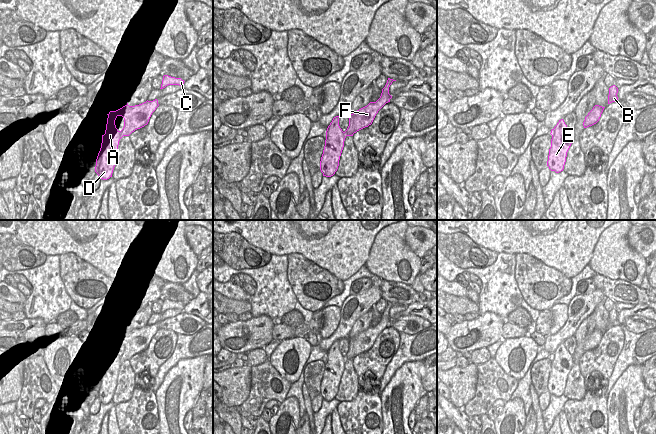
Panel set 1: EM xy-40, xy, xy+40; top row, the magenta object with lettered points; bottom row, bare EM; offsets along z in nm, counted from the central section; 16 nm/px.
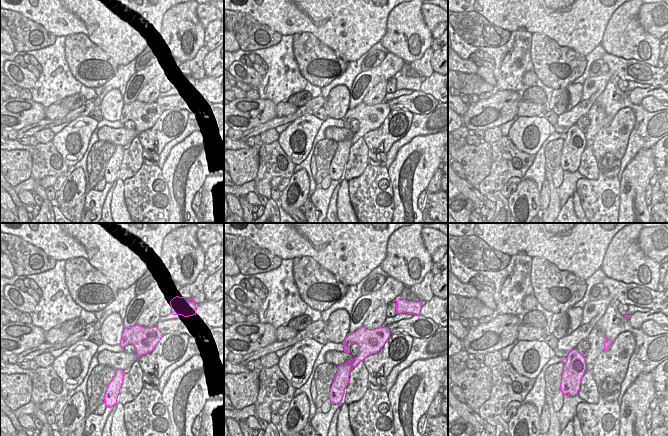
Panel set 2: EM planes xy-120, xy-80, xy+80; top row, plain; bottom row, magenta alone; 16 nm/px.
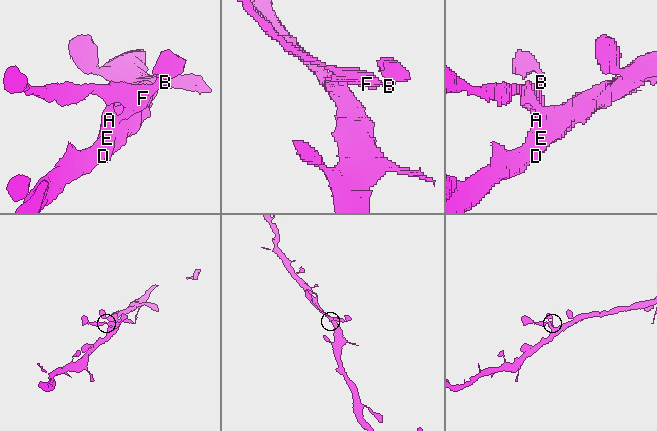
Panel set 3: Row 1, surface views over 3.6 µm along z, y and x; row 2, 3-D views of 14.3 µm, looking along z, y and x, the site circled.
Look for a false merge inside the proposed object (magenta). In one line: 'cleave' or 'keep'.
keep

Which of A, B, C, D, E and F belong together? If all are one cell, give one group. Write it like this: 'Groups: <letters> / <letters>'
Groups: A B C D E F

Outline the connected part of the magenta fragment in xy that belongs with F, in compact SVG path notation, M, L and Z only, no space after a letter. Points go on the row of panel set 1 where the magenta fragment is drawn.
M388 78L385 87L382 89L380 98L376 102L370 102L367 106L349 114L349 126L345 132L339 126L340 116L333 118L326 131L326 140L323 154L320 161L320 170L323 176L331 177L339 166L340 156L347 136L353 136L357 131L372 124L378 111L388 102L392 96L389 94L389 87L393 79Z

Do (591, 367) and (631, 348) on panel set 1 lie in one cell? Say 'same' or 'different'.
different

